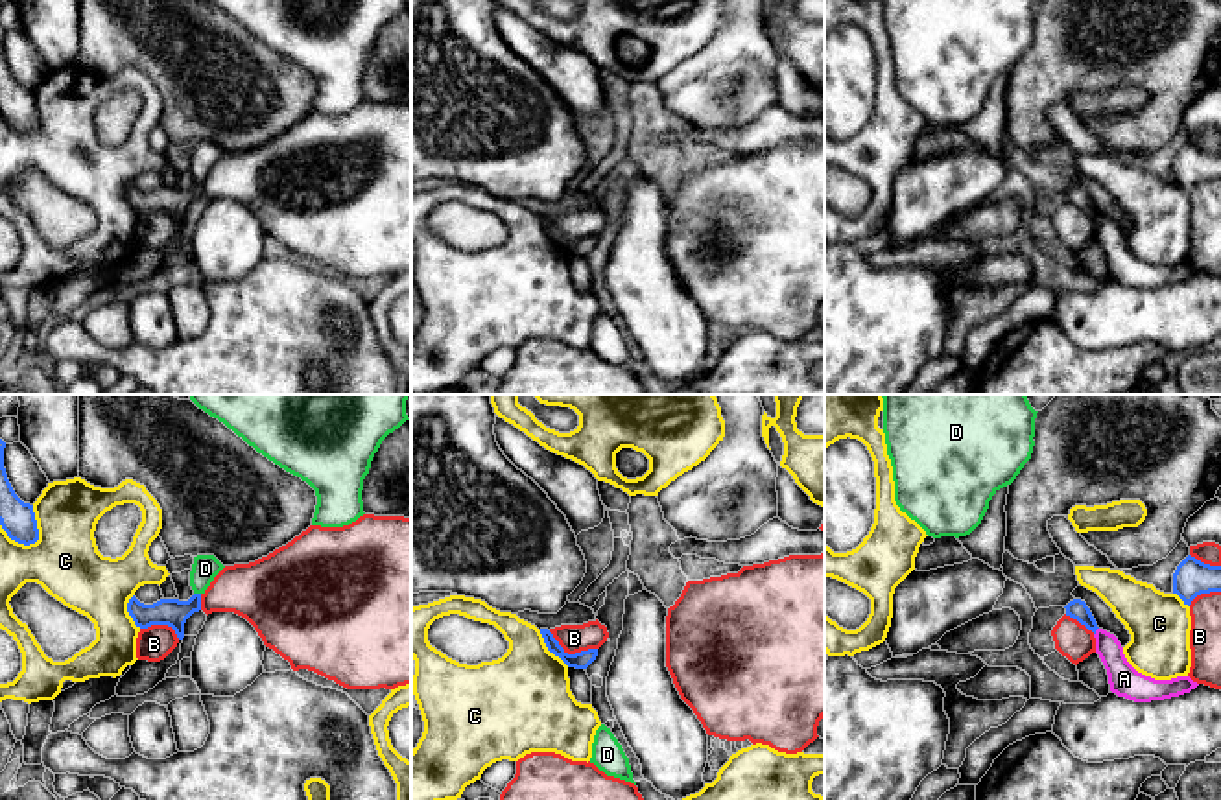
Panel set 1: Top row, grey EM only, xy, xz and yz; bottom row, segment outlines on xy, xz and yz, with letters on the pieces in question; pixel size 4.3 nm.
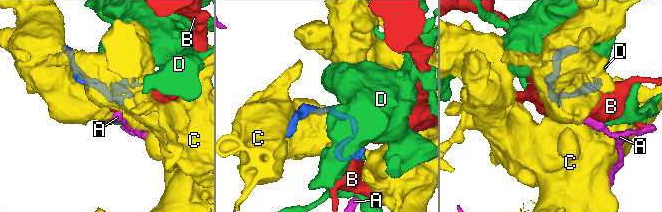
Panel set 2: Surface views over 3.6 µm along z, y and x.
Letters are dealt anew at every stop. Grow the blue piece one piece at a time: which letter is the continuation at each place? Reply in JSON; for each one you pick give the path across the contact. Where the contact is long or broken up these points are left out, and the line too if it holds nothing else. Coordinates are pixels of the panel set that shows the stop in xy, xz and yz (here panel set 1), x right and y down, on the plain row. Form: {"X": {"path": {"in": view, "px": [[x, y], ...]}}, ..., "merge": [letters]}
{"merge": []}

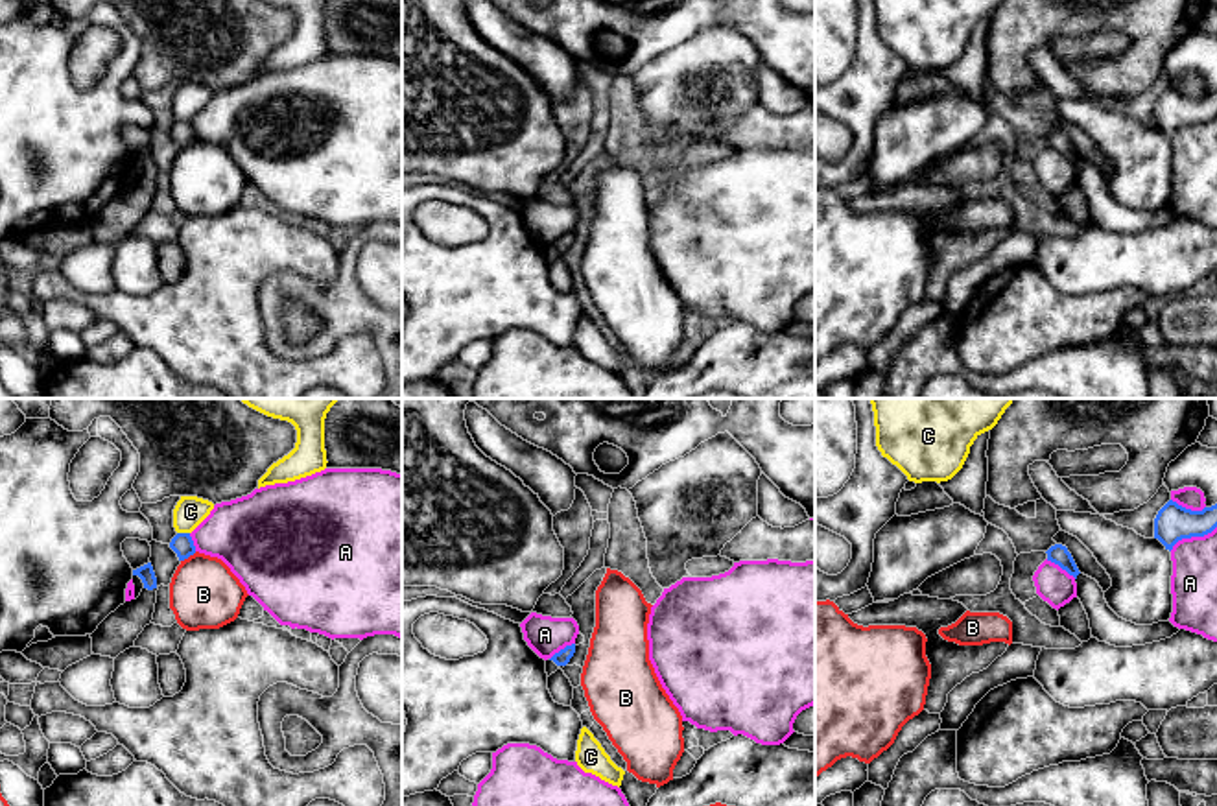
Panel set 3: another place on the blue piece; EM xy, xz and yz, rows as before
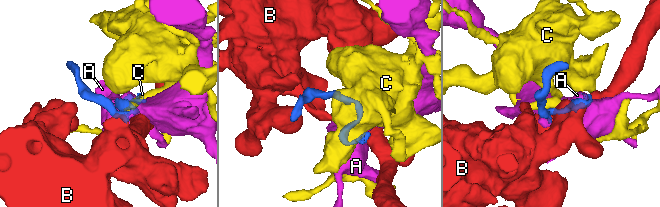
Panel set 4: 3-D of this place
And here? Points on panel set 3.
{"merge": []}

